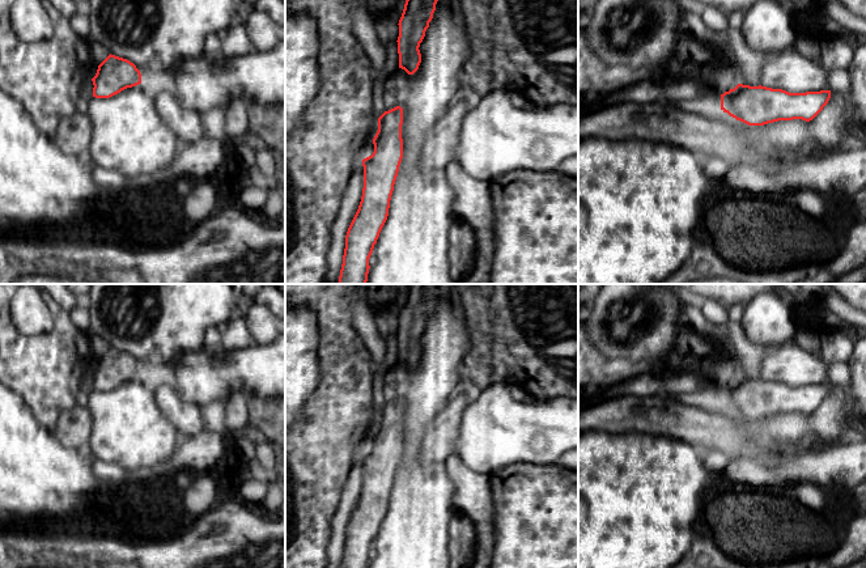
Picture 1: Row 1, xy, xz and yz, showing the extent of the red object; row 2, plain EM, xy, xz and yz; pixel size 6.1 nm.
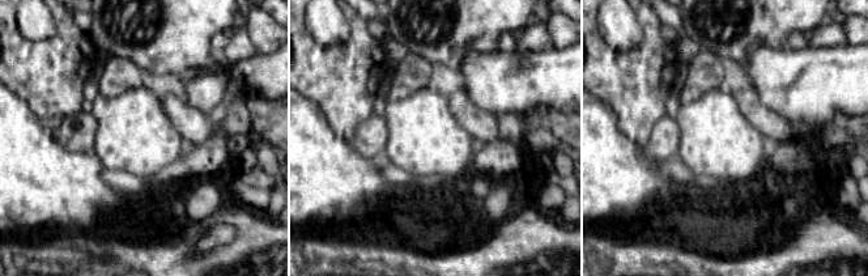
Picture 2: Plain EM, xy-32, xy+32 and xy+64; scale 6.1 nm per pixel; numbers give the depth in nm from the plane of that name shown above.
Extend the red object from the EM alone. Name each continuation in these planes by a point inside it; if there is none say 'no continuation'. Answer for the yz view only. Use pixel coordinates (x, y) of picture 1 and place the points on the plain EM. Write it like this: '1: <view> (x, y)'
no continuation

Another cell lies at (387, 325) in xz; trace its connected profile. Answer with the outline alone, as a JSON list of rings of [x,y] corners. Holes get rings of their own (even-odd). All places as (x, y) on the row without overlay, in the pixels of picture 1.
[[[379,314],[377,319],[377,328],[379,335],[386,340],[392,334],[398,334],[399,318],[390,314]]]

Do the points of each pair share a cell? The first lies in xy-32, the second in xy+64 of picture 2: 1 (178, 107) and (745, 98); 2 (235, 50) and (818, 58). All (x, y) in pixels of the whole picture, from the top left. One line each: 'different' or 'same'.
1: same
2: different

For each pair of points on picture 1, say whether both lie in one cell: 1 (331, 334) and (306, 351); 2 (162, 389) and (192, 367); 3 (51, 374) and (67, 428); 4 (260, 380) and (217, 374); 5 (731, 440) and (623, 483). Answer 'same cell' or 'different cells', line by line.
1: different cells
2: different cells
3: different cells
4: same cell
5: different cells

